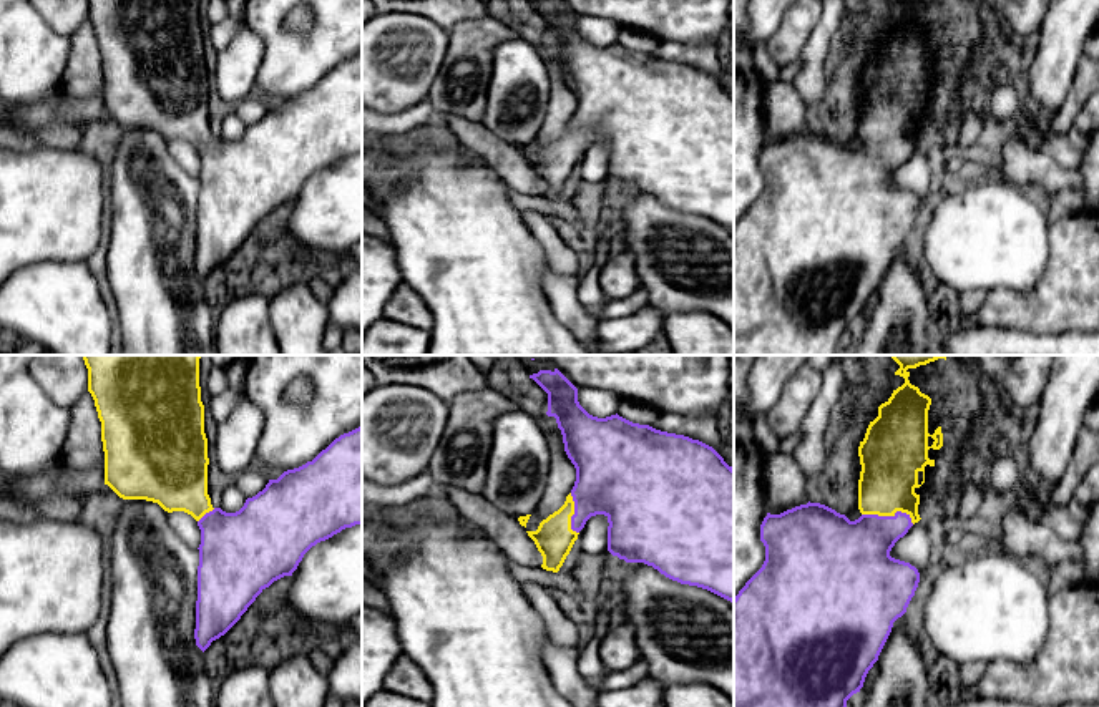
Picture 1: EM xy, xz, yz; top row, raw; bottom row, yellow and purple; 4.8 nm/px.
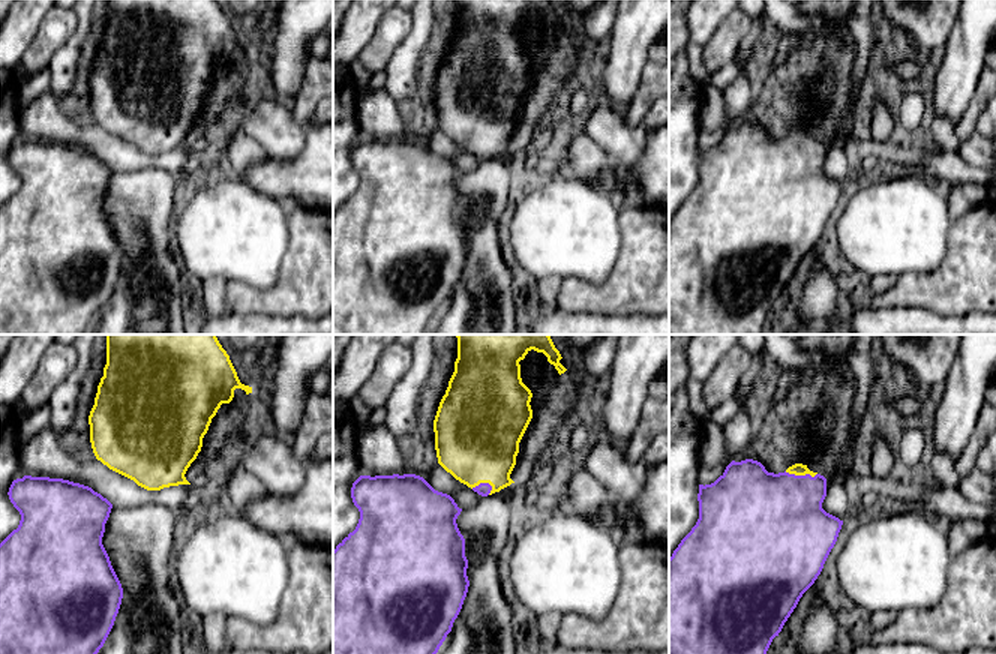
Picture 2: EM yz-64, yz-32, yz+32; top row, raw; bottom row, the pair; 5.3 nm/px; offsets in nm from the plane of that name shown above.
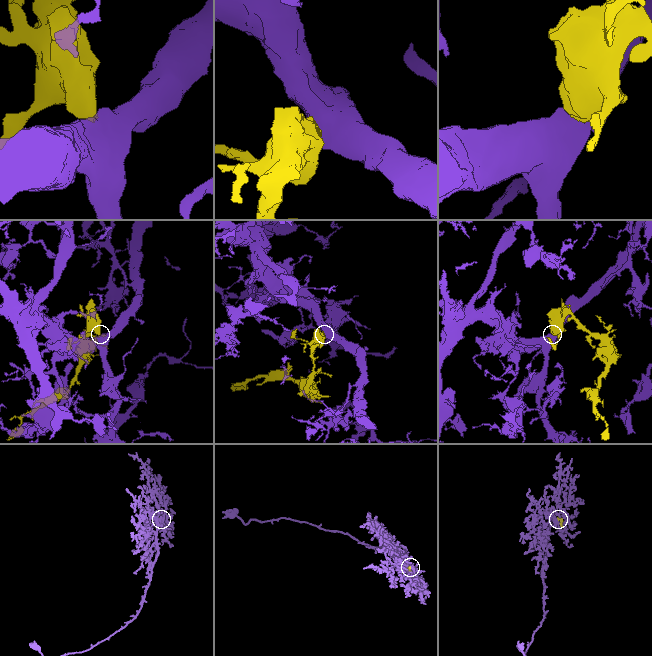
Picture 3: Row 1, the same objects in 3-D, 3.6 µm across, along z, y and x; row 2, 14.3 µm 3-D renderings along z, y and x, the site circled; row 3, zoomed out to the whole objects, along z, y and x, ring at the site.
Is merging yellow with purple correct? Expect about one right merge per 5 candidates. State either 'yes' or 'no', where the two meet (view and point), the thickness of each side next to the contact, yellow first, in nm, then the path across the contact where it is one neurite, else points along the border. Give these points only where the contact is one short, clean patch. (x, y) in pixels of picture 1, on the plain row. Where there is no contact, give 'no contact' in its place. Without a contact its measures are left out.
yes | yz (888, 143) | 280/340 nm | across yz (890, 92), (888, 143), (855, 183)

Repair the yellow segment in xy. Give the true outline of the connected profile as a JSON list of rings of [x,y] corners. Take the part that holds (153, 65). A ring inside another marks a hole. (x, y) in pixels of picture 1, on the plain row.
[[[88,0],[88,20],[101,50],[105,113],[123,128],[153,129],[168,141],[184,139],[198,149],[201,173],[194,267],[203,280],[241,247],[266,216],[292,204],[312,174],[362,153],[362,53],[335,66],[312,90],[269,108],[239,139],[226,141],[214,136],[208,123],[209,86],[199,0]]]

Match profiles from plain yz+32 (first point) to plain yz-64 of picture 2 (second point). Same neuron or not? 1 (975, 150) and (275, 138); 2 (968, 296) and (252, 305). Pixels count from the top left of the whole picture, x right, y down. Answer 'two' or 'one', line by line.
1: one
2: one

